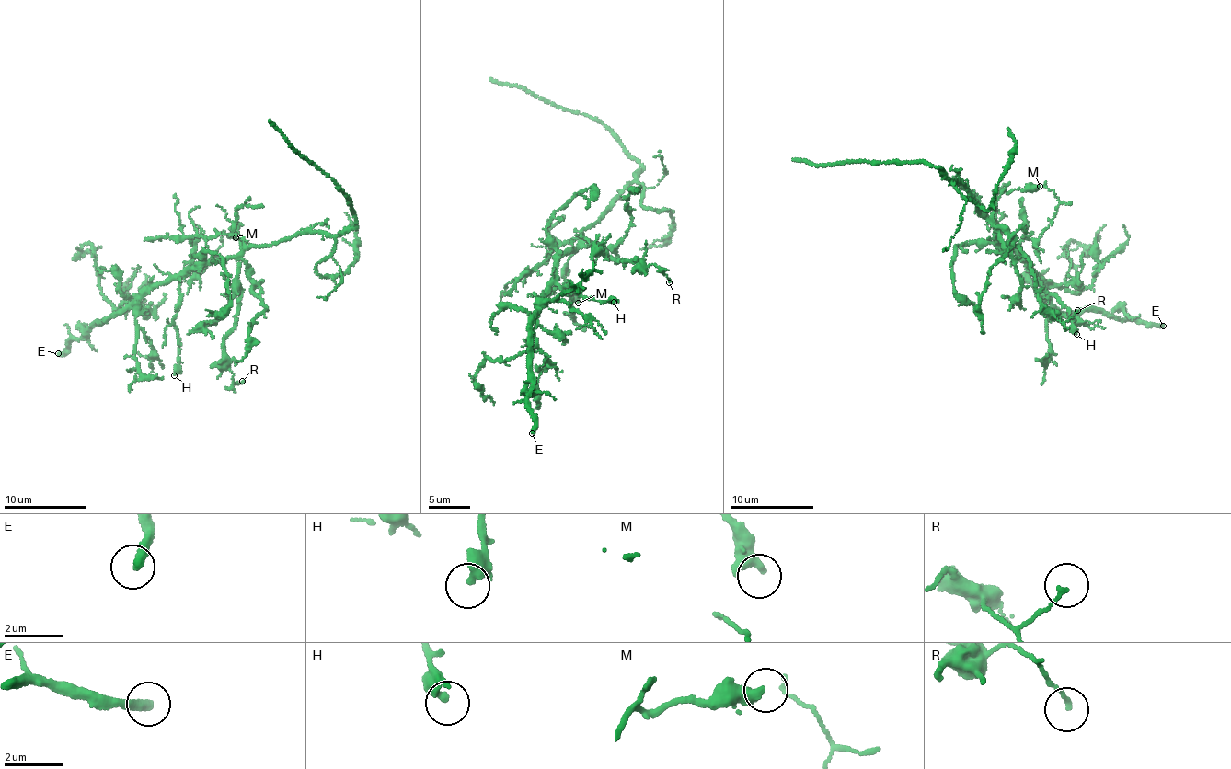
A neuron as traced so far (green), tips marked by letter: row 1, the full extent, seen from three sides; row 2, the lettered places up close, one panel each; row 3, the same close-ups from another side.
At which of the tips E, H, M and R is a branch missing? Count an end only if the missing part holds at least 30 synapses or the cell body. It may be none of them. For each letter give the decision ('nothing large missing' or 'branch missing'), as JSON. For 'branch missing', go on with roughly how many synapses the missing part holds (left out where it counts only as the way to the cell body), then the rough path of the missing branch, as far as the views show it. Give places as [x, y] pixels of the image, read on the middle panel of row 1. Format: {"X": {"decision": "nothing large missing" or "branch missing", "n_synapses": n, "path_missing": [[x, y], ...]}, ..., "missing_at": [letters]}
{"E": {"decision": "branch missing", "n_synapses": 180}, "H": {"decision": "nothing large missing"}, "M": {"decision": "nothing large missing"}, "R": {"decision": "nothing large missing"}, "missing_at": ["E"]}

